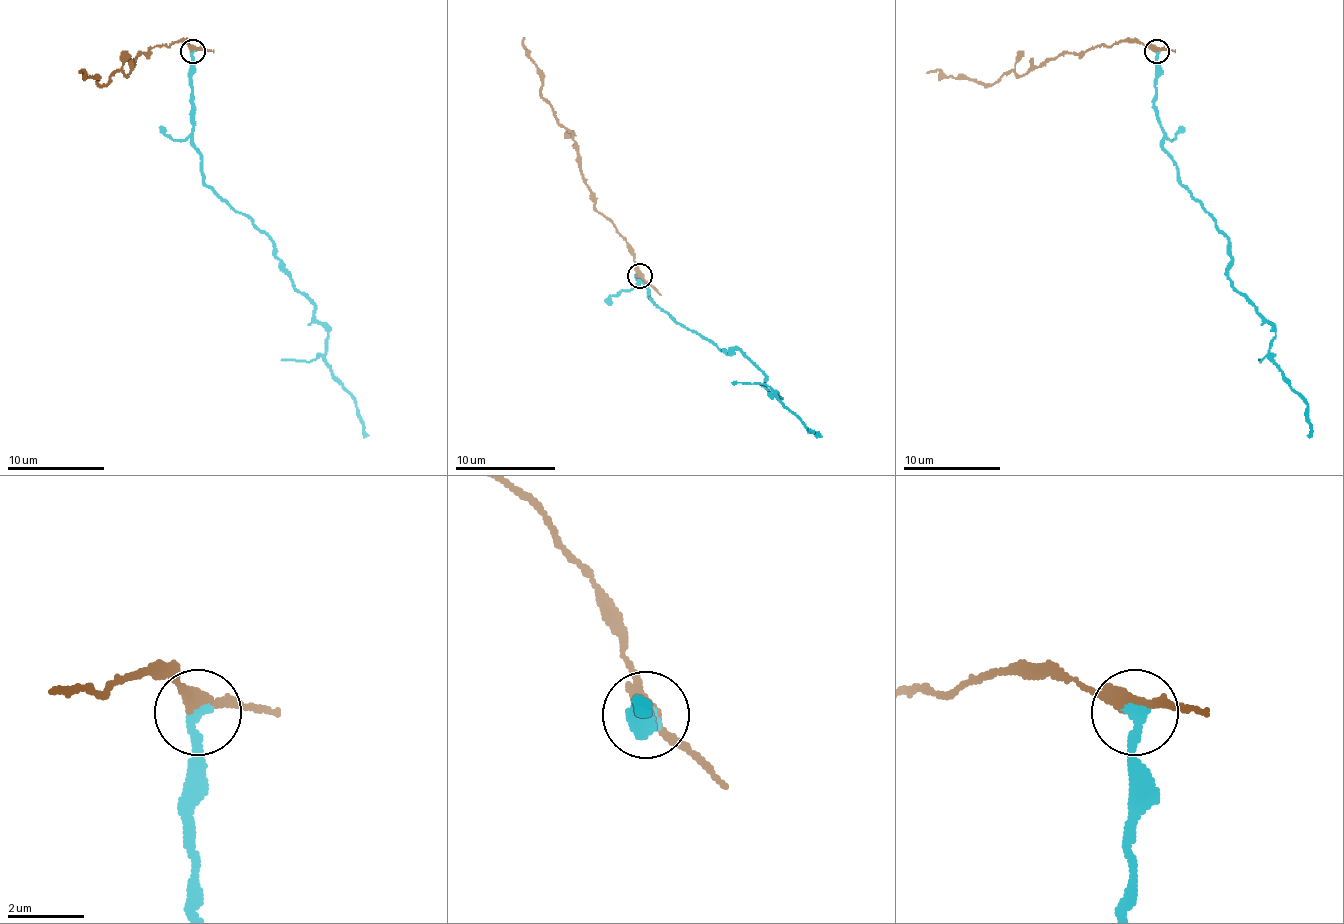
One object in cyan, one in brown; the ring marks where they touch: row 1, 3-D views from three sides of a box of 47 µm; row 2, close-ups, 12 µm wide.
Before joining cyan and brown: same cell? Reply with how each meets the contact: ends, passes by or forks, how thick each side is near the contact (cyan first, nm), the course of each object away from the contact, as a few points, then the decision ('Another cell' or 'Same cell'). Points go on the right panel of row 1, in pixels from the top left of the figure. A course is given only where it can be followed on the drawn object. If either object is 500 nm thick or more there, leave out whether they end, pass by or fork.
At the ring cyan ends. At the ring brown passes by. Thickness 360 nm (cyan) against 320 nm. Course of cyan: (1157, 51), (1162, 151), (1227, 243), (1230, 282), (1276, 333), (1269, 359), (1307, 405), (1307, 437). Course of brown: (1157, 51), (1130, 42), (1094, 47), (1046, 59), (1019, 76), (1009, 71), (985, 85), (936, 71), (927, 73). Another cell

